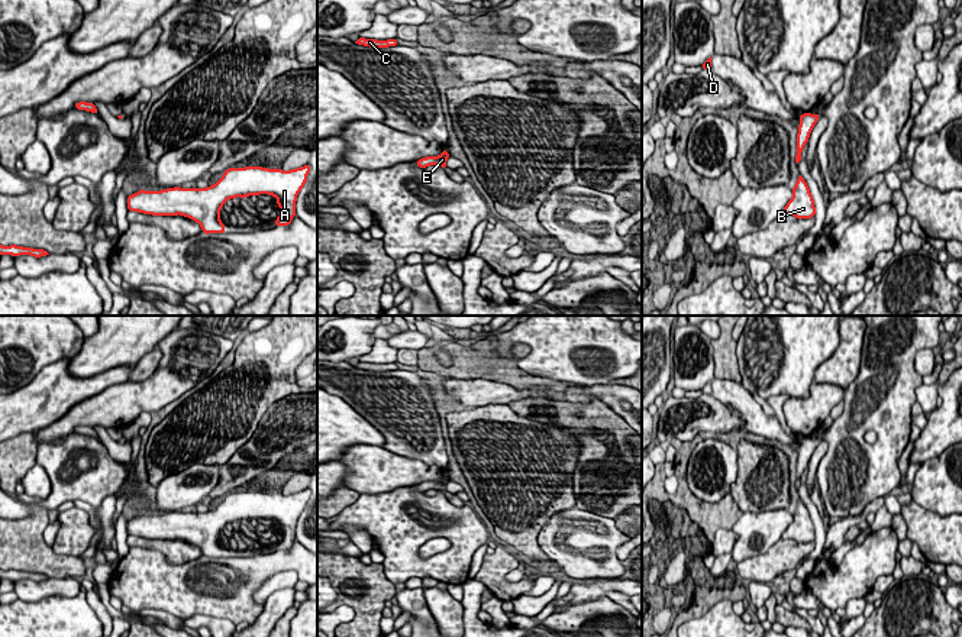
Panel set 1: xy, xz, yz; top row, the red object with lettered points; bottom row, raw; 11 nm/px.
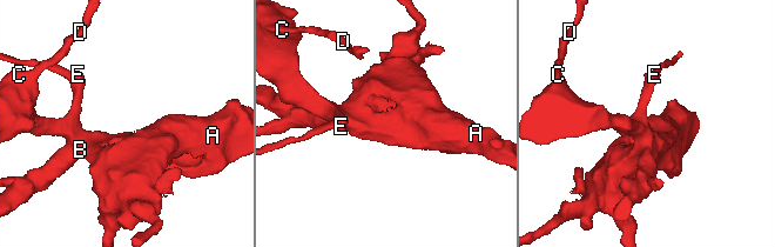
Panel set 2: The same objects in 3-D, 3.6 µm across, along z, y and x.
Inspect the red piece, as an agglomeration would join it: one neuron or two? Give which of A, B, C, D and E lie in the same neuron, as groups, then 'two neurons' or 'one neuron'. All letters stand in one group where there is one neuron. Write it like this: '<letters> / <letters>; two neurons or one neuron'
A B C D E; one neuron

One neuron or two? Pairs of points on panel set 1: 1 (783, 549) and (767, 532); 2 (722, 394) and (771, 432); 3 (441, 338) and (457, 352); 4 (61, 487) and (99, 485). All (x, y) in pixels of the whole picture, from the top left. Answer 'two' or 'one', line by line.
1: two
2: one
3: two
4: one

